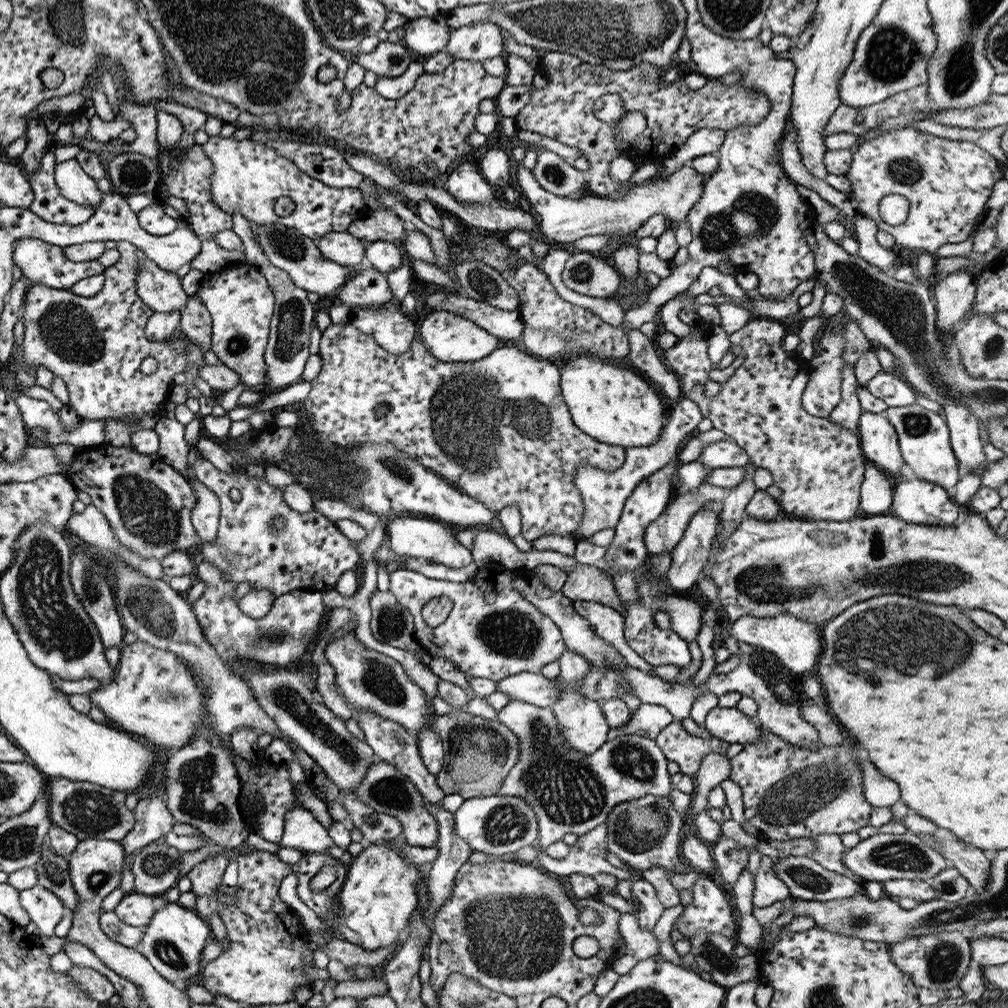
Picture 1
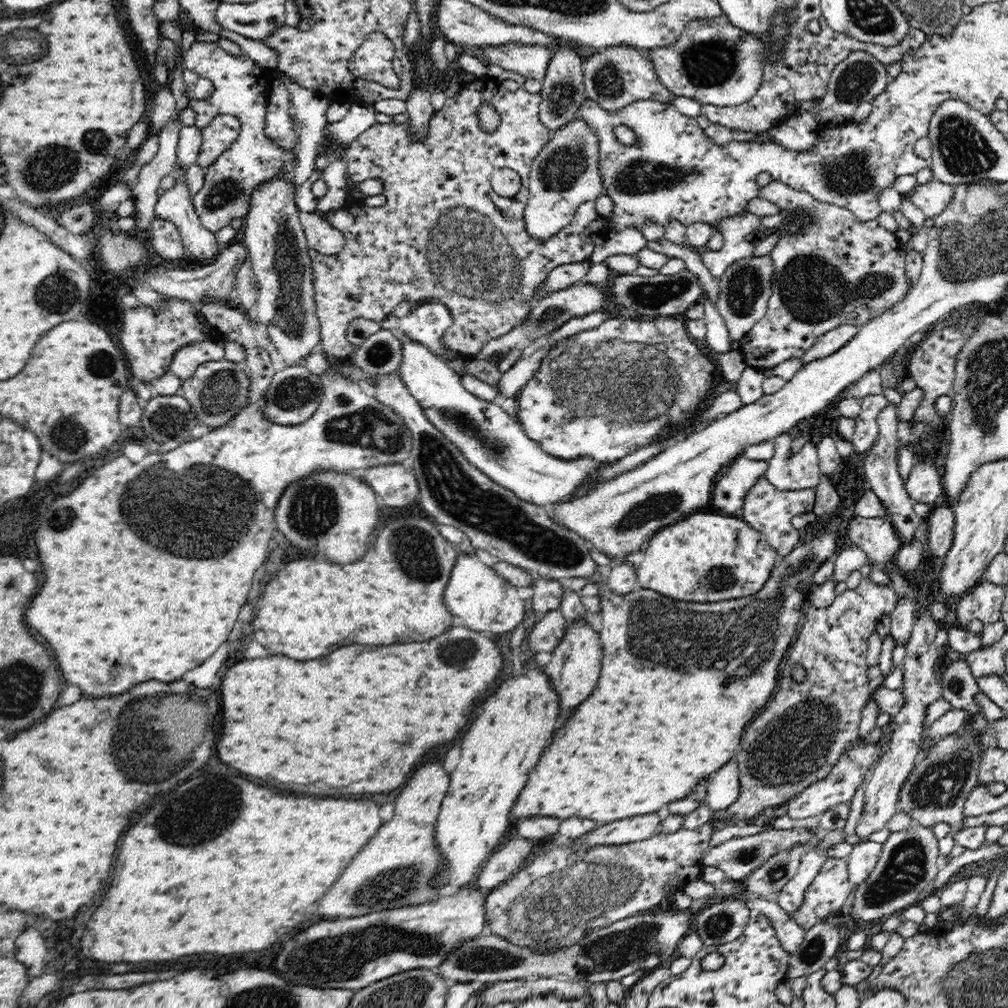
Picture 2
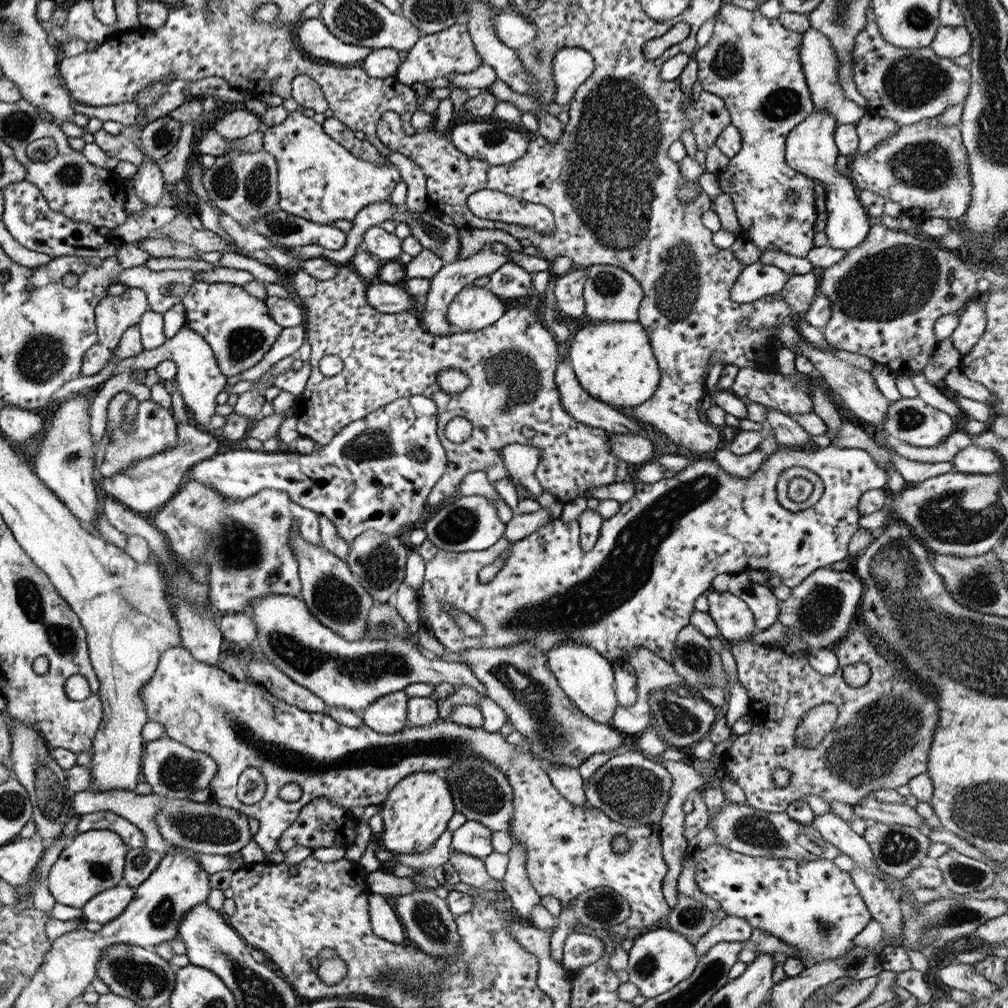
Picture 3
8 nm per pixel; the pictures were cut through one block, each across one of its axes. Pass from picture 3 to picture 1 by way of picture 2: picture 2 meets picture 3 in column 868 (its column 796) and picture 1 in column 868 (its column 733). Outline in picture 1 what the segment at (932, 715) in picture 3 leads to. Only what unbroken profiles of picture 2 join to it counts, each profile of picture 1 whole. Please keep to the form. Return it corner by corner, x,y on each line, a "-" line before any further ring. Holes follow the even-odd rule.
761,728
761,738
756,743
742,745
742,750
729,758
729,775
727,779
741,788
743,816
758,831
757,839
772,841
791,841
792,839
813,839
819,834
855,833
861,826
867,826
872,810
871,804
865,802
861,788
861,770
857,760
853,760
855,748
847,740
840,746
829,748
817,742
817,750
795,748
789,742
781,740
767,728

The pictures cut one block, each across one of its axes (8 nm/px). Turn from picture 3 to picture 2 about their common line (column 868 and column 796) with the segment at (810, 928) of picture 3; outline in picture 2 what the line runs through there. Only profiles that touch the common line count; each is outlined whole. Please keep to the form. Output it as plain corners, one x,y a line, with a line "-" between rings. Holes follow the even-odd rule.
828,857
808,887
804,904
791,918
802,928
812,928
816,922
838,914
852,890
854,885
850,883
847,859

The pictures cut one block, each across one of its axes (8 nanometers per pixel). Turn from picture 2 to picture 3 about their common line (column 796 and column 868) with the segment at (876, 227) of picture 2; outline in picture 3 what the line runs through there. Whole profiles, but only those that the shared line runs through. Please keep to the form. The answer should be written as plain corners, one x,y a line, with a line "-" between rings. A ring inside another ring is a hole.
861,190
857,198
871,222
870,229
868,230
866,237
856,247
850,248
839,262
836,262
832,267
824,268
823,272
818,275
817,291
823,296
826,296
831,304
829,320
821,328
822,335
835,350
854,352
855,354
873,360
875,363
885,365
895,374
895,376
905,375
907,377
907,374
913,374
913,372
916,373
923,370
924,366
927,365
932,352
936,349
936,334
933,332
933,323
935,322
935,319
938,319
940,316
947,314
948,312
962,310
964,304
970,298
974,298
974,295
978,295
976,282
982,278
982,270
985,269
985,266
980,270
971,270
969,265
960,258
957,251
940,248
935,242
932,242
927,238
919,240
919,238
915,238
915,232
912,235
909,235
902,230
886,230
885,226
881,224
879,218
882,214
883,205
886,199
870,190

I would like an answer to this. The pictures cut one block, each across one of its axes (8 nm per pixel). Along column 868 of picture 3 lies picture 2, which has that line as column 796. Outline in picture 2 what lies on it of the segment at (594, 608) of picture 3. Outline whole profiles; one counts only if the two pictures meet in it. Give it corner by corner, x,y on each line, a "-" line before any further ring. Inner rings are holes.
790,432
782,433
773,440
775,453
768,461
765,477
781,491
814,489
822,479
828,479
819,469
817,445
806,442
792,457
790,436

